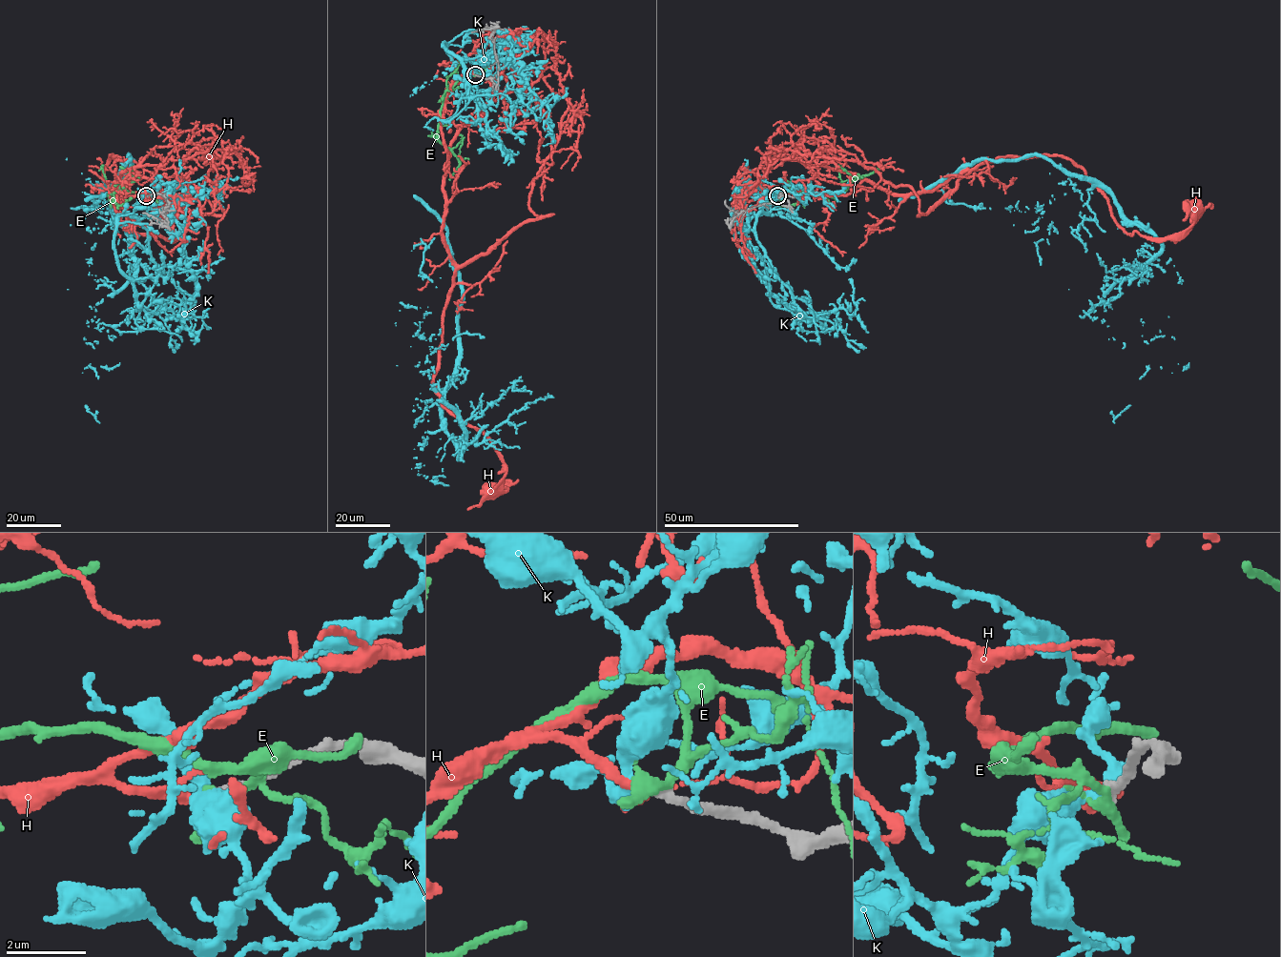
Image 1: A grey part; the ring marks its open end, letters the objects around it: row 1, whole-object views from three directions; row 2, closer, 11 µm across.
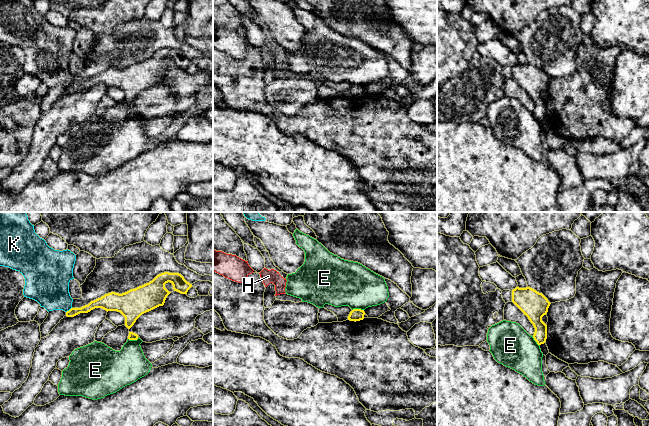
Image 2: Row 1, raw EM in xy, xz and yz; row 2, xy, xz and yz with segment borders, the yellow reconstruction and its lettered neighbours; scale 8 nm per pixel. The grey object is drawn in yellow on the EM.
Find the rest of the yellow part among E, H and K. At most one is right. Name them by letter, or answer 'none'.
H

